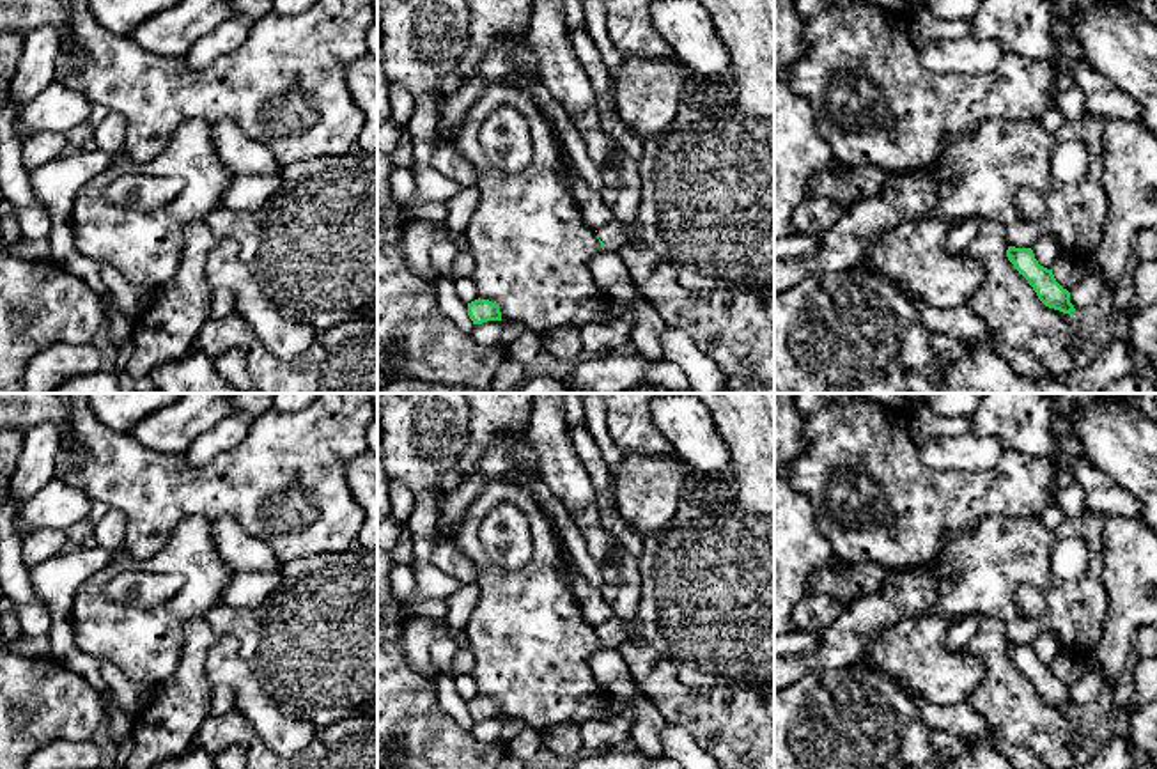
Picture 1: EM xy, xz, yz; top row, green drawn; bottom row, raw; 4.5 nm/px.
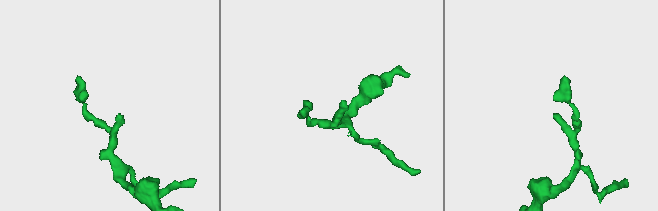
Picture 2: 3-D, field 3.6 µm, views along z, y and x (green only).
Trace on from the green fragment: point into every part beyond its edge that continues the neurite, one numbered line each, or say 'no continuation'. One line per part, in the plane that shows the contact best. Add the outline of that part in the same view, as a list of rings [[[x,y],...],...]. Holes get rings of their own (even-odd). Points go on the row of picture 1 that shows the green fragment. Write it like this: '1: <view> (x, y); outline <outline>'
1: xz (706, 183); outline [[[696,0],[703,5],[714,23],[716,34],[721,39],[730,57],[728,67],[716,78],[695,76],[680,92],[679,108],[673,122],[650,138],[643,145],[640,158],[640,207],[631,225],[622,225],[617,220],[608,221],[597,230],[604,243],[606,253],[618,250],[636,241],[648,246],[663,260],[668,260],[679,276],[679,282],[687,289],[700,291],[765,291],[774,289],[774,0]]]

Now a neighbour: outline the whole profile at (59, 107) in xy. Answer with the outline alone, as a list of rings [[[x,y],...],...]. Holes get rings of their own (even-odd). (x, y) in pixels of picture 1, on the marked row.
[[[53,80],[35,99],[21,108],[21,129],[27,136],[41,131],[67,133],[74,126],[87,122],[90,99]]]

